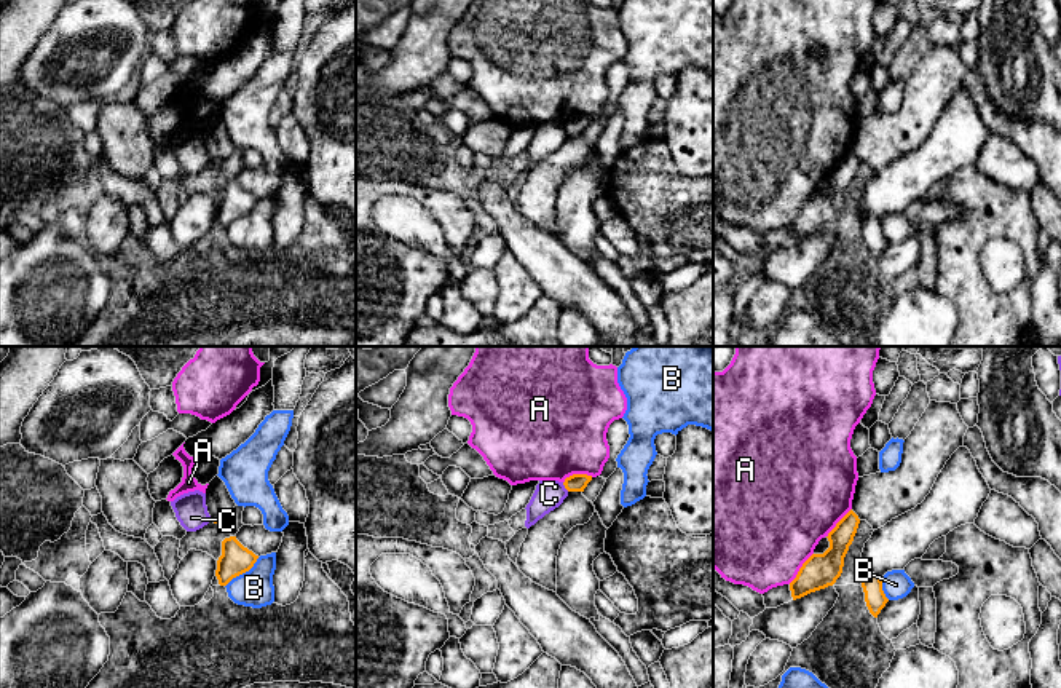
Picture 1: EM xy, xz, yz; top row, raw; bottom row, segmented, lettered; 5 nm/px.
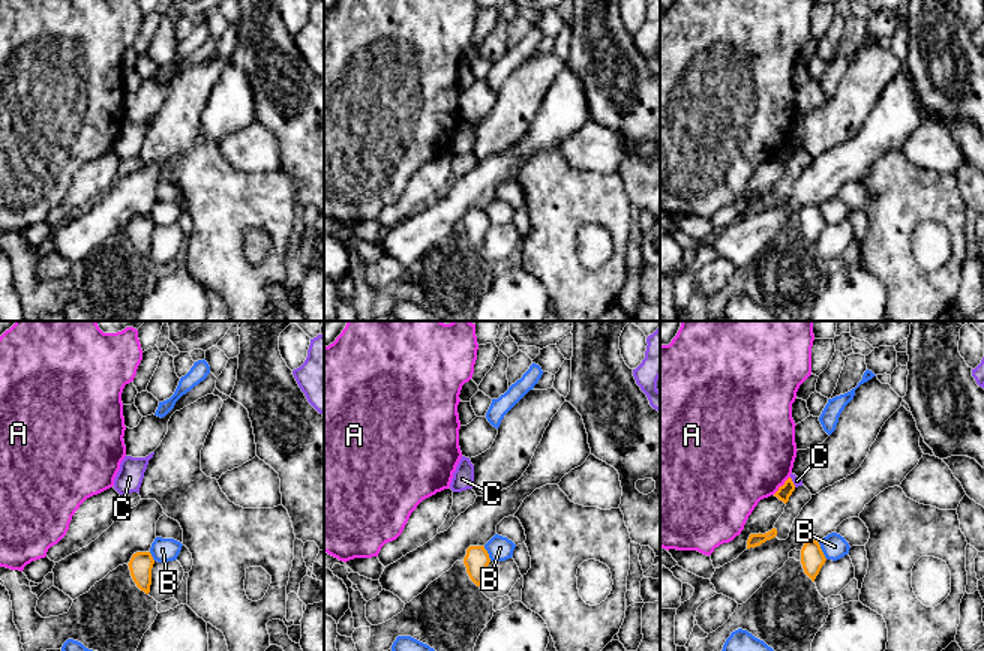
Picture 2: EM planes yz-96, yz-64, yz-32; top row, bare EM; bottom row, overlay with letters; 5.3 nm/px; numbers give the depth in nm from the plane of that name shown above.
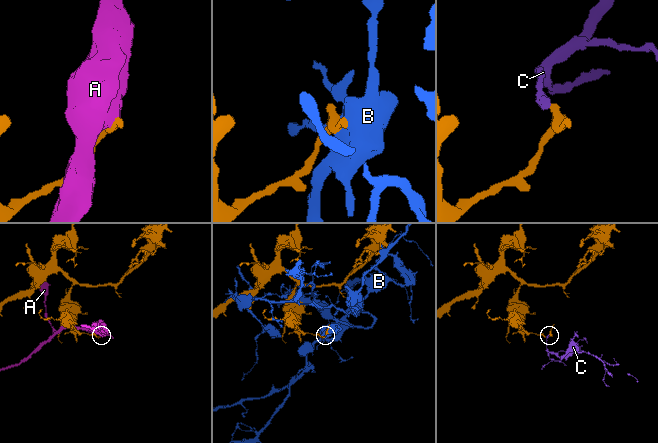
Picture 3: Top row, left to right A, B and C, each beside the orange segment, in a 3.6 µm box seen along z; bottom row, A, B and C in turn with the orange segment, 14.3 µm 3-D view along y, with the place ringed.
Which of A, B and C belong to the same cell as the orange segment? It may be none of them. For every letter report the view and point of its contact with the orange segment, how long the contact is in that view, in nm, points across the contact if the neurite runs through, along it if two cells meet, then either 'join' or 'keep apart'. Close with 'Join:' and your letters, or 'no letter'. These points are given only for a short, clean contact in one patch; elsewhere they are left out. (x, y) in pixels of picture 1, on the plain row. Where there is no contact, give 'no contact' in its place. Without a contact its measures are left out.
A: meets orange in xz at (576, 117); contact 160 nm long; keep apart
B: meets orange in xy at (243, 214); contact 220 nm long; keep apart
C: meets orange in xz at (565, 130); contact 60 nm long; border along xz (562, 125), (568, 133); keep apart
Join: no letter

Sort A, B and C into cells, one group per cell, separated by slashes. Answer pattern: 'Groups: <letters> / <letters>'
Groups: A / B / C

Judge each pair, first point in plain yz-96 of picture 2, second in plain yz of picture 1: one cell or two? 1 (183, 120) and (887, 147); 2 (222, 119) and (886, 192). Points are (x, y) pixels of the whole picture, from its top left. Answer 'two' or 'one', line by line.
1: one
2: one

